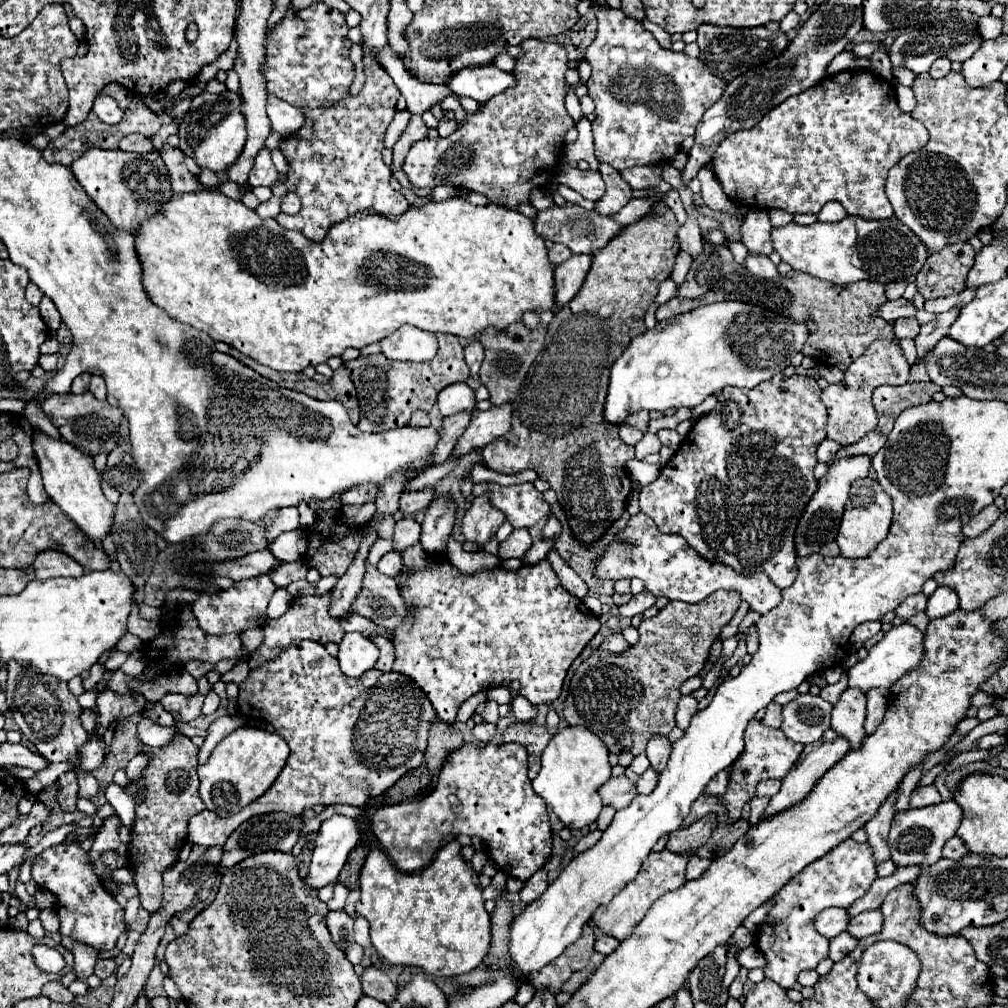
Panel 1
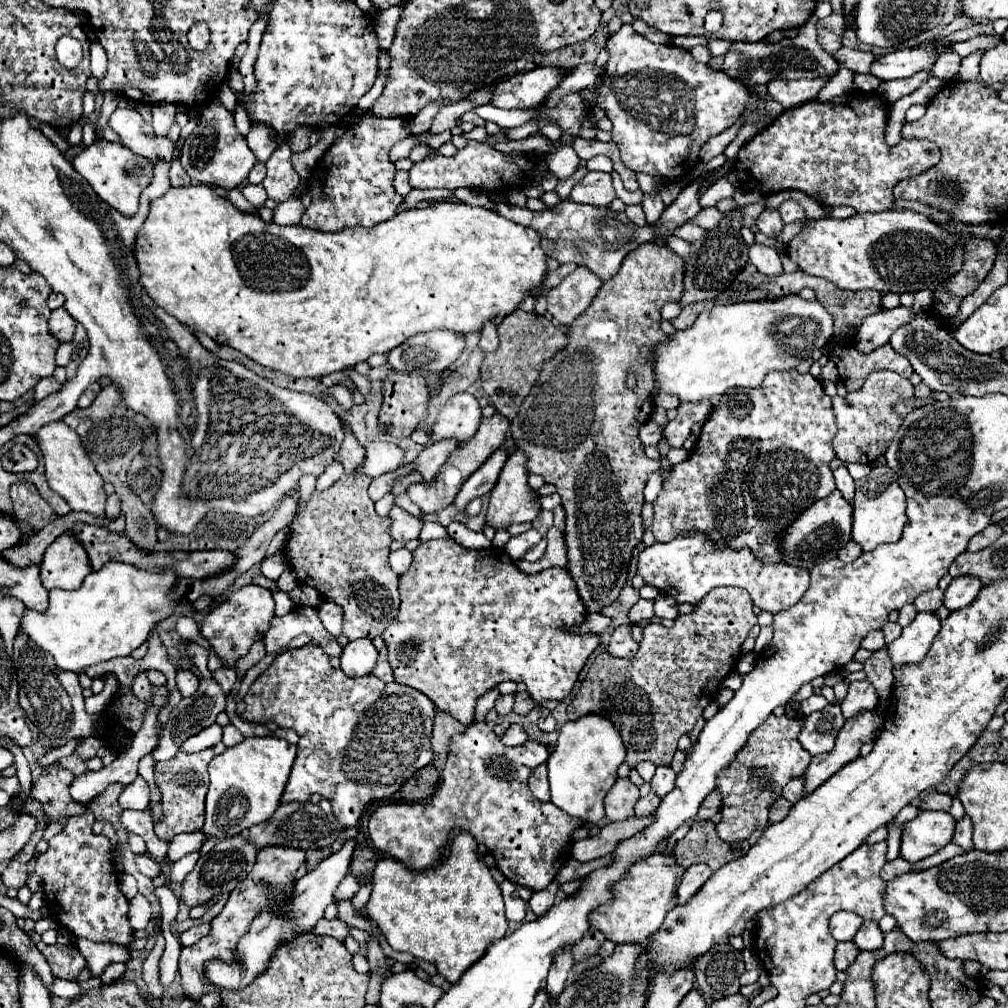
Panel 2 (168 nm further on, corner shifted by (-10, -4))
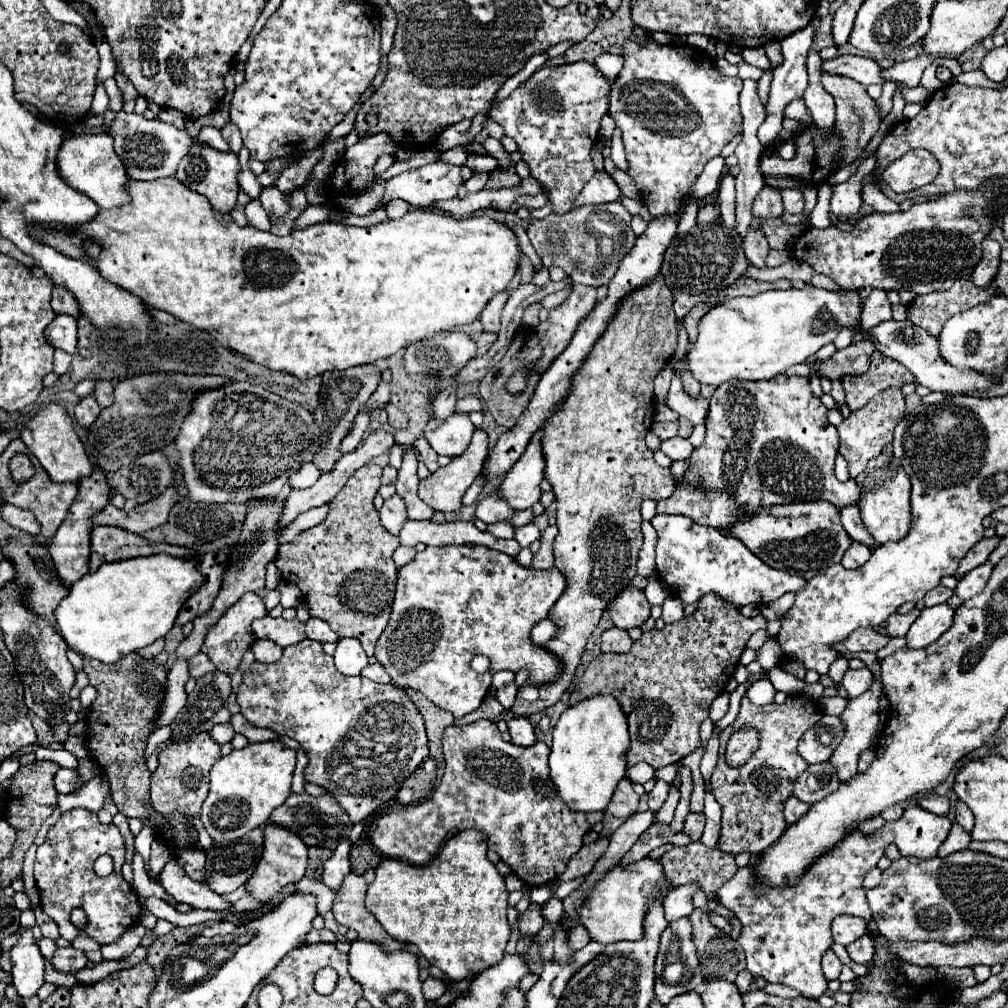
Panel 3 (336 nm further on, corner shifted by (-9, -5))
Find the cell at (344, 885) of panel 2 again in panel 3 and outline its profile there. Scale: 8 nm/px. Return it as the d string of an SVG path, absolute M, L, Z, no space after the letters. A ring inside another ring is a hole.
M344 840L338 844L338 848L334 850L332 858L326 860L324 864L324 874L322 874L322 882L332 888L332 890L340 890L344 878L350 874L350 860L348 860L348 852L350 852L350 842Z

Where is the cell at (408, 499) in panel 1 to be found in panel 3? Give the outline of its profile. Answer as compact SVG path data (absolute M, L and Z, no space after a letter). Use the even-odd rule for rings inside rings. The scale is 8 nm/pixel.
M476 430L474 436L472 436L472 442L470 442L470 446L468 446L468 450L464 454L452 458L448 466L438 468L426 480L420 480L420 488L418 488L420 498L434 510L456 512L462 506L464 492L470 488L470 484L476 480L476 476L480 476L486 456L488 456L488 434L484 430Z

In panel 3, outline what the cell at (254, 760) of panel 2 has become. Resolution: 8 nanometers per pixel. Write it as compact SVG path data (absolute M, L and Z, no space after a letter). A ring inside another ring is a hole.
M278 740L248 744L246 748L232 750L228 756L222 756L210 770L210 794L202 804L200 820L204 822L206 828L220 830L220 822L226 824L230 818L230 808L234 808L234 830L232 838L230 838L230 828L226 830L226 840L236 840L242 834L258 826L264 826L270 812L282 806L282 802L290 796L294 766L296 766L296 752ZM210 810L220 810L220 812L210 812ZM214 822L218 822L218 826Z

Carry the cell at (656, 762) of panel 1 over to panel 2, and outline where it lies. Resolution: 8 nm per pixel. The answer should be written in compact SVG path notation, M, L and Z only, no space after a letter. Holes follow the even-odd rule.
M657 767L655 777L651 779L651 789L653 793L663 799L671 789L675 787L675 773L671 767Z

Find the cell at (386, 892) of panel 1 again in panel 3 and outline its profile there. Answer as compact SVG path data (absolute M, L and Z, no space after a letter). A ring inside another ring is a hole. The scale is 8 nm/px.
M462 830L452 836L442 846L438 856L426 866L410 866L408 862L390 858L382 860L376 868L376 878L368 886L366 894L366 908L376 916L384 930L398 942L418 946L420 954L432 966L448 974L454 982L460 982L470 974L478 974L486 970L486 966L494 966L494 962L502 958L506 942L510 938L510 926L506 920L508 892L504 878L486 858L486 850L486 834L480 830Z

